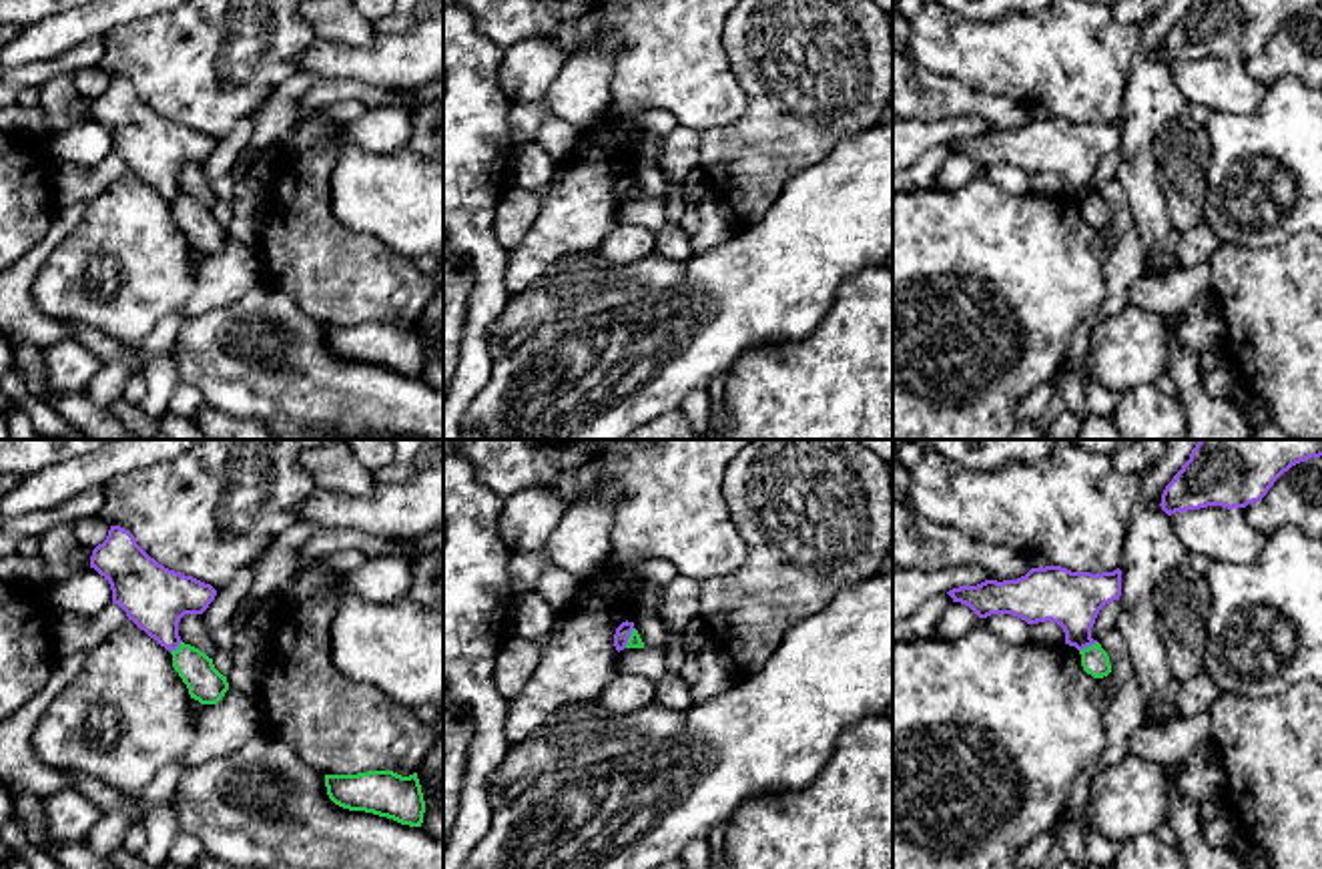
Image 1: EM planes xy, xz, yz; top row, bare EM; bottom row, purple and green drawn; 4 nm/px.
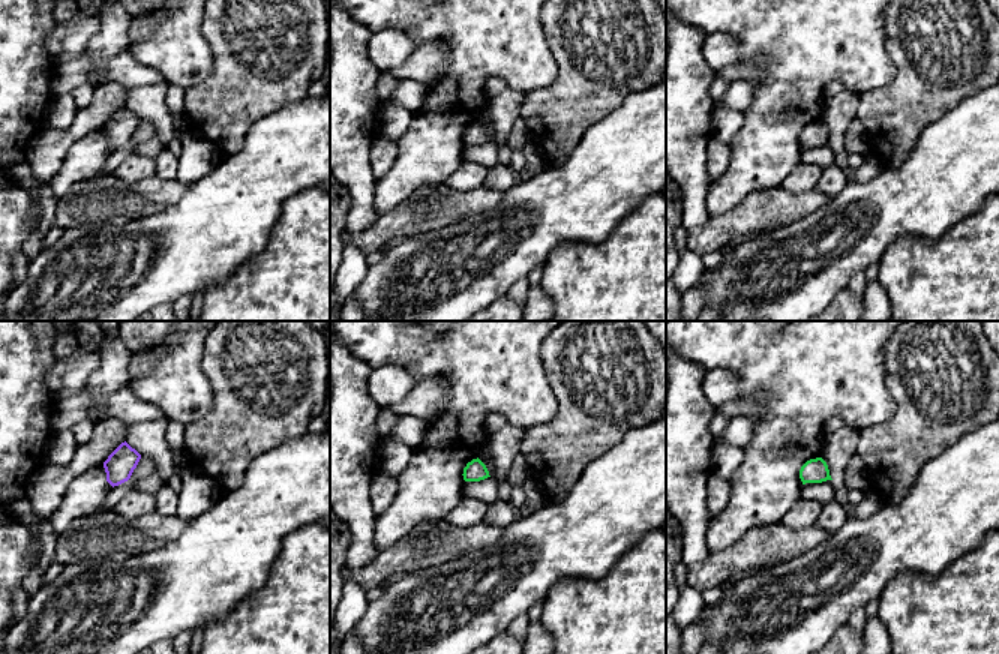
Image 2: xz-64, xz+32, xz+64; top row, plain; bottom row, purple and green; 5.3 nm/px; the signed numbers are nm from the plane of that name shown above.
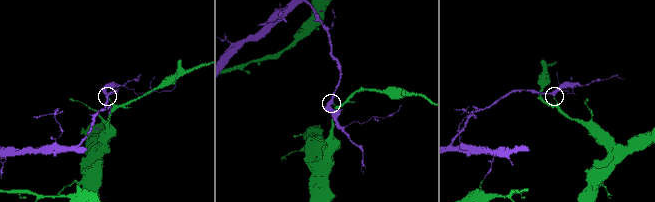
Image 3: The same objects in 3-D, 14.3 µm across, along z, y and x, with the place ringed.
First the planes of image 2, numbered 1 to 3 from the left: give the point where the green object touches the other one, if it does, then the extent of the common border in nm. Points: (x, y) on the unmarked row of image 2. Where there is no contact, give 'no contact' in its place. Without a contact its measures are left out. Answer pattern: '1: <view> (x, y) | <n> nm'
1: no contact
2: no contact
3: no contact

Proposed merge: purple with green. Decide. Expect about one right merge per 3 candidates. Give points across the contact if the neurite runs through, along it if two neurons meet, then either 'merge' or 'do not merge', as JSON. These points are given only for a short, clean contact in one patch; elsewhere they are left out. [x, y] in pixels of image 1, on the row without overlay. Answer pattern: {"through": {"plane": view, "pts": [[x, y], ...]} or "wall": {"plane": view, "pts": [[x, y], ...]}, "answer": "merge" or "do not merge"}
{"wall": {"plane": "yz", "pts": [[1096, 191], [1080, 201]]}, "answer": "do not merge"}

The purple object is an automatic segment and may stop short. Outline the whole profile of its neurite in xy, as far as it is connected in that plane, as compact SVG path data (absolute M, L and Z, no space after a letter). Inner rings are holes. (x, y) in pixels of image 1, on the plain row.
M110 76L106 90L92 100L90 118L108 130L112 153L128 171L169 203L183 193L181 169L203 165L217 147L211 134L158 114L120 76Z

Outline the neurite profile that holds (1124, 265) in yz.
M1113 177L1105 181L1097 193L1109 207L1111 225L1115 227L1117 241L1105 259L1107 297L1097 307L1091 329L1097 323L1119 315L1125 307L1129 307L1129 291L1133 283L1145 275L1139 233L1131 219L1121 183L1117 181L1117 177Z

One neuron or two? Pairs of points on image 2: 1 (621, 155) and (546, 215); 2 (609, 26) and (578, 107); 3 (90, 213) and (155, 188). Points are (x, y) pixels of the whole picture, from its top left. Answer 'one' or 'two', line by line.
1: one
2: one
3: one

